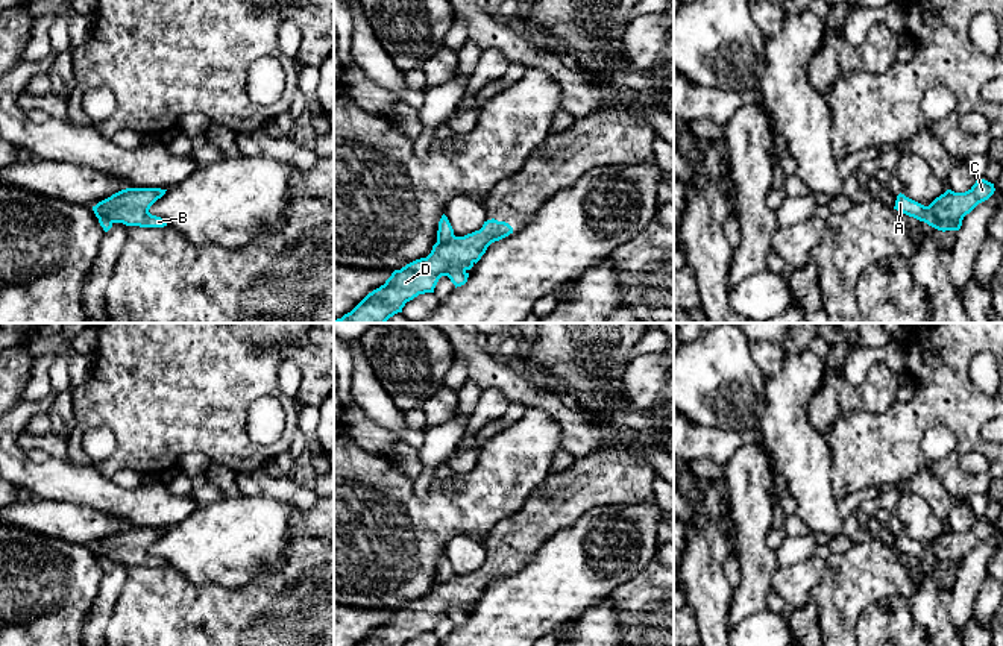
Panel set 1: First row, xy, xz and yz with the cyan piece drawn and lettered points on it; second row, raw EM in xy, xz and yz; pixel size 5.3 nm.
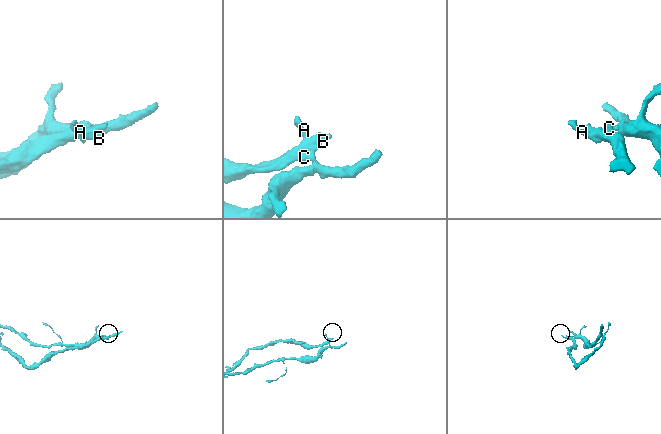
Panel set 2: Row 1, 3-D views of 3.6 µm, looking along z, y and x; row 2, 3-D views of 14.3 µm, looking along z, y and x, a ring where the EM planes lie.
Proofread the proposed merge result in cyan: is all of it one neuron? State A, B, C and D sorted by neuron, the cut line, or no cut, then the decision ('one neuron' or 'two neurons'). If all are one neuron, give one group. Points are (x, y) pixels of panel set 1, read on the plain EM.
groups A / B C D; cut yz (927, 546), (938, 560), (961, 560); two neurons

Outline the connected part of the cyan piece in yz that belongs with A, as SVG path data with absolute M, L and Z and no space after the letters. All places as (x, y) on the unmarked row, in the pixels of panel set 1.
M898 534L895 540L894 549L913 557L920 561L927 563L929 566L938 569L938 570L959 570L962 566L962 560L948 560L948 561L938 561L933 552L929 549L929 546L924 546L904 534Z

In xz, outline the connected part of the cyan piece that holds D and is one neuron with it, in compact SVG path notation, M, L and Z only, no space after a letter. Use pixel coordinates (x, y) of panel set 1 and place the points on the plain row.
M495 558L484 561L479 570L435 582L426 597L416 599L395 610L384 625L369 632L357 646L405 646L419 634L434 632L449 607L470 610L487 587L513 573L513 567Z

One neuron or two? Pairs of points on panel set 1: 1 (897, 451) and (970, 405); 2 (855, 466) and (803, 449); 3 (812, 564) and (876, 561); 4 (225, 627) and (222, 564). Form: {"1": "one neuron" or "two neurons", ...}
{"1": "one neuron", "2": "two neurons", "3": "two neurons", "4": "two neurons"}

